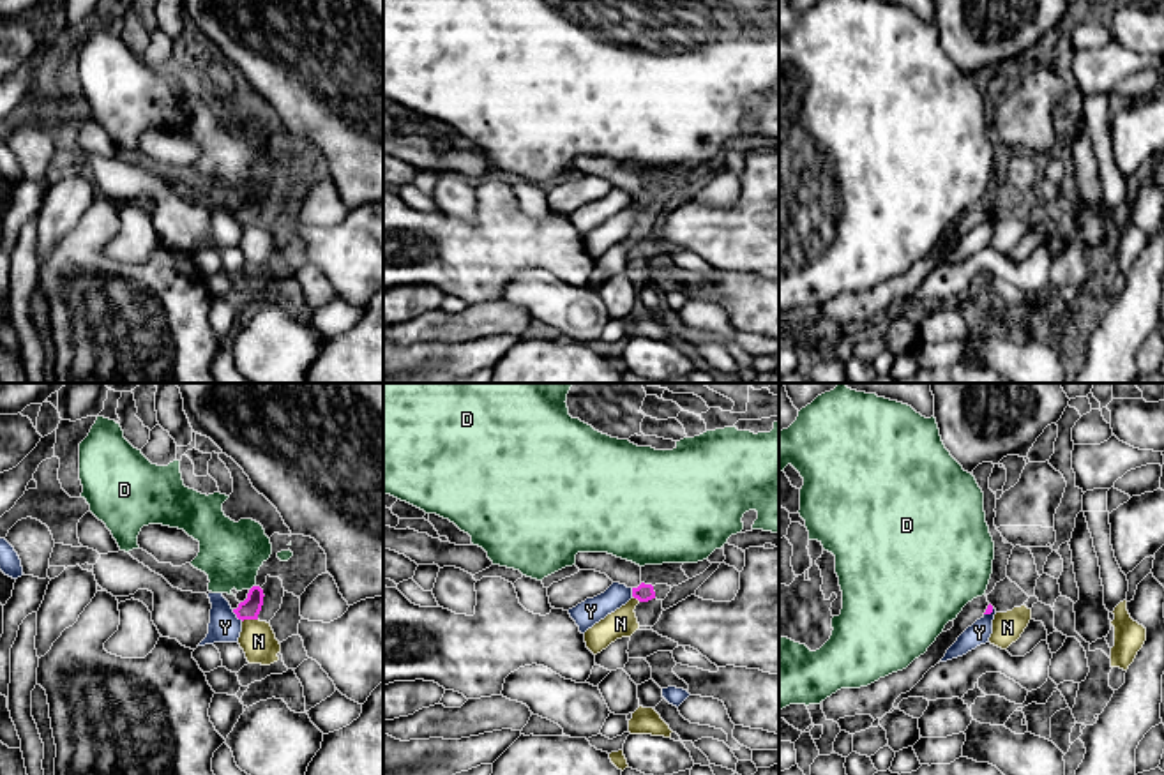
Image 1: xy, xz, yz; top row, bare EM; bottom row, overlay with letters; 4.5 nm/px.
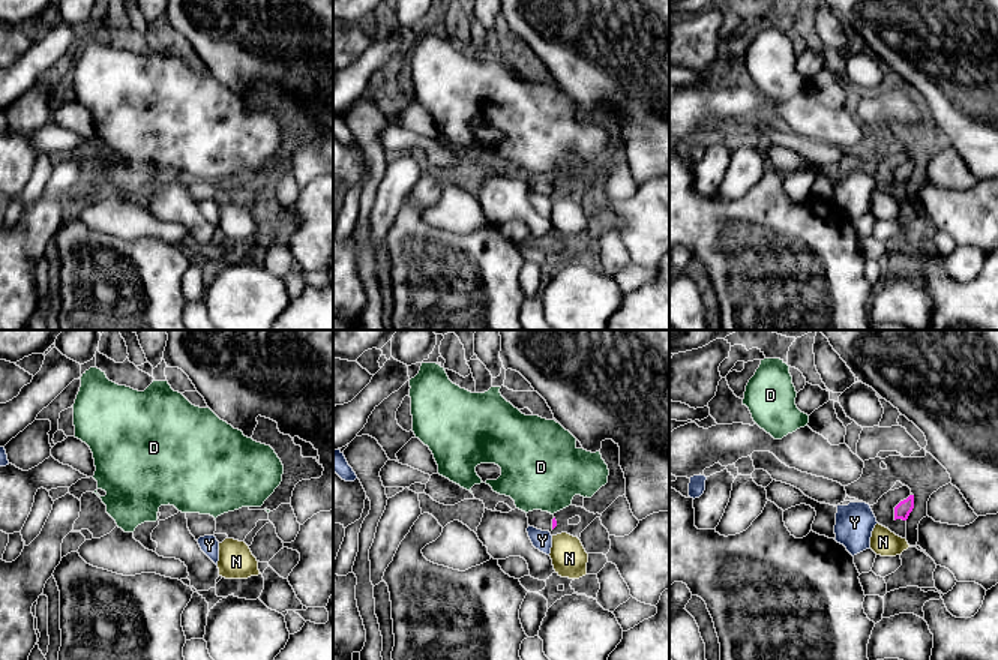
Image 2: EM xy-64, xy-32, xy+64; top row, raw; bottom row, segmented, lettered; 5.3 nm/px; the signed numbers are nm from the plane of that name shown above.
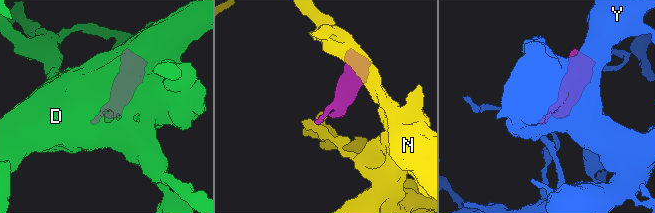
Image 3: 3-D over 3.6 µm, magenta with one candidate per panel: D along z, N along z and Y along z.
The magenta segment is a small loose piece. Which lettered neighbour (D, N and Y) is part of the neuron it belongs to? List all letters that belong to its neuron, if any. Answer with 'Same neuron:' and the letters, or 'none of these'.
Same neuron: none of these

